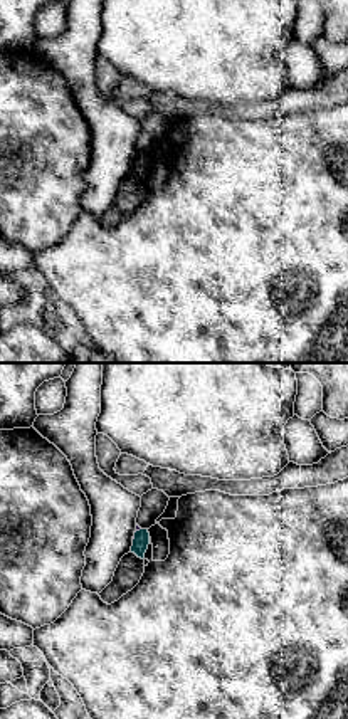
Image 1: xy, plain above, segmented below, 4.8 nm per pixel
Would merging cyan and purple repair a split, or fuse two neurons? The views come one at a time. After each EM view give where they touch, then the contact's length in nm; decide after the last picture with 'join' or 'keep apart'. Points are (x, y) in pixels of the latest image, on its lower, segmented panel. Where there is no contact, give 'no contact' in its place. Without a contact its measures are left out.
contact (137, 531); length 40 nm

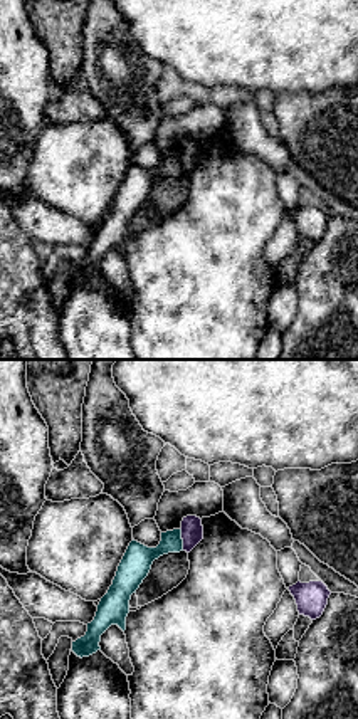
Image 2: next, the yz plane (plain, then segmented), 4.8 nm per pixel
contact (182, 540); length 110 nm

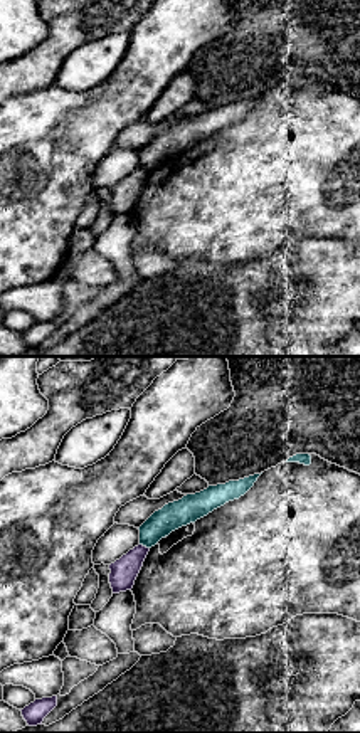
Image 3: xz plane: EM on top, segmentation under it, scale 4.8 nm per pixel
contact (145, 545); length 50 nm

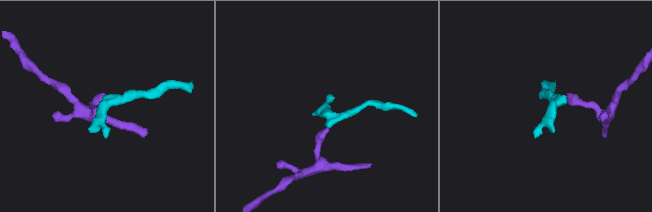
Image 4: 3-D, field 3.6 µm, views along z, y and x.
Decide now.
keep apart

